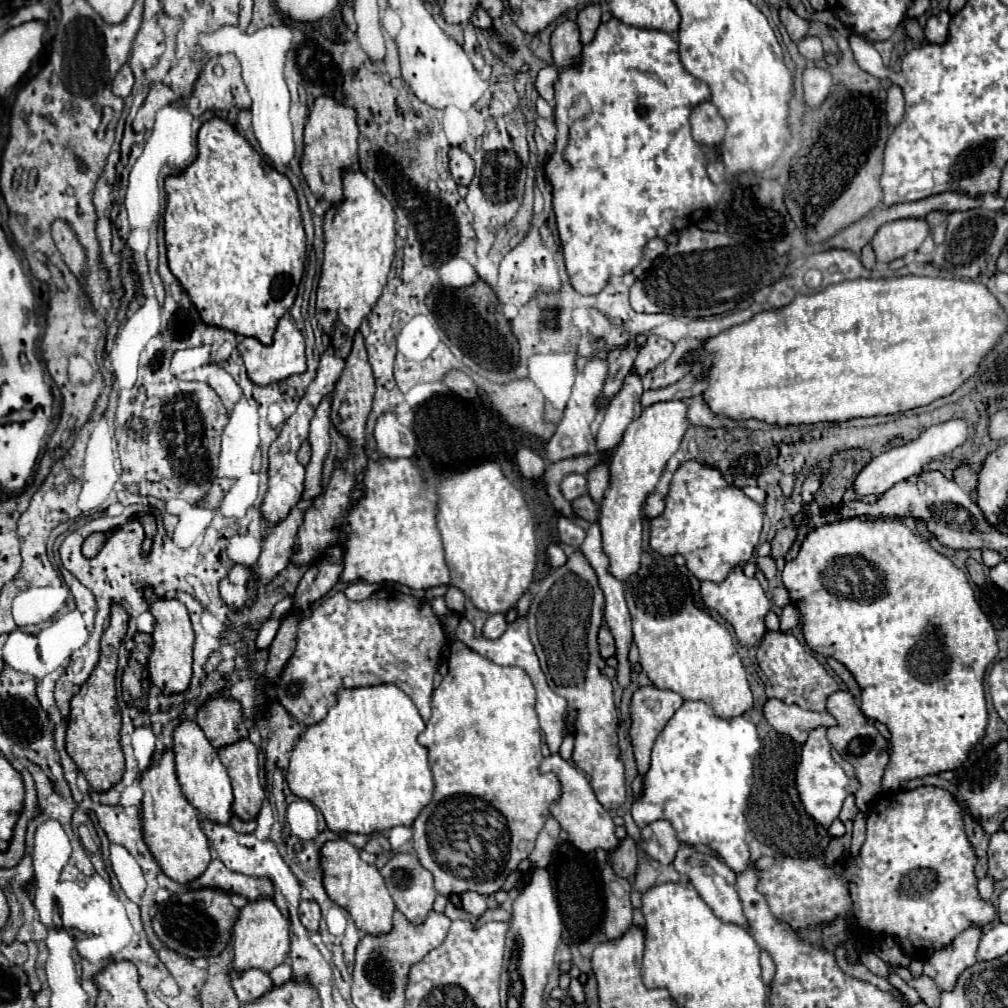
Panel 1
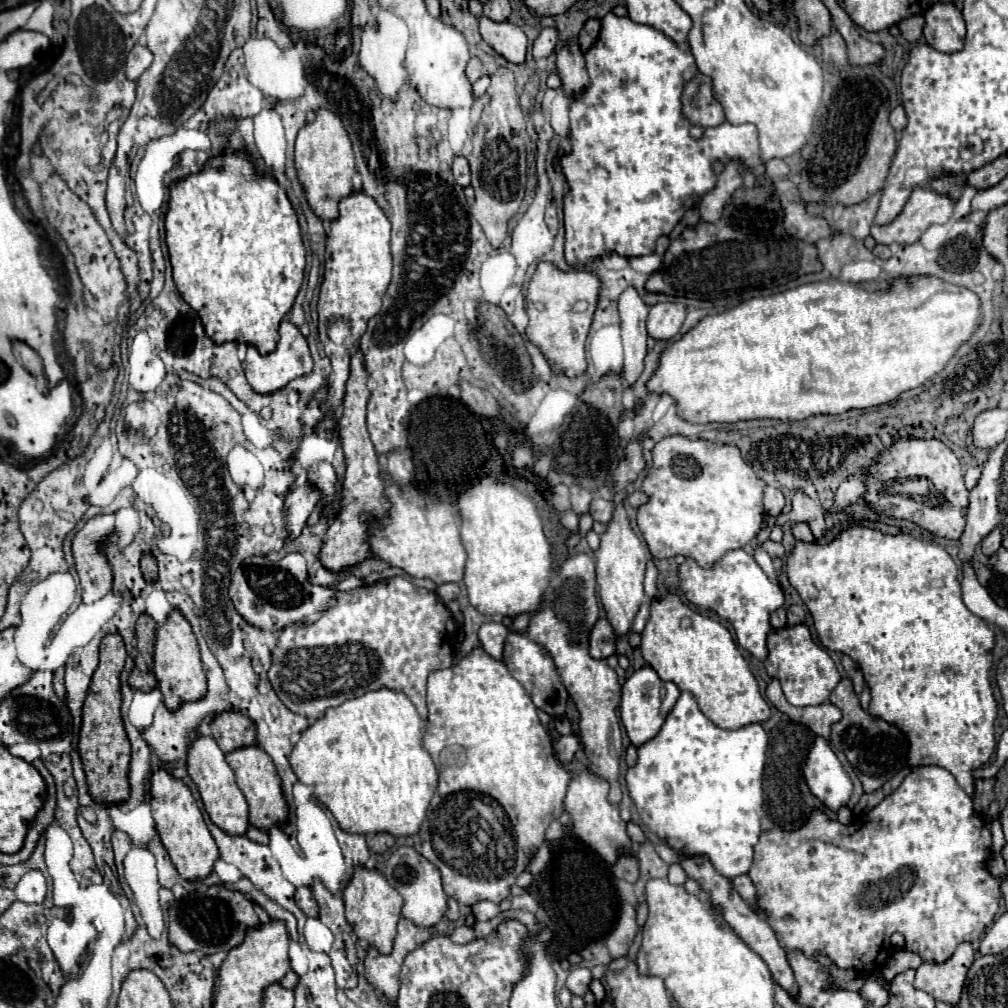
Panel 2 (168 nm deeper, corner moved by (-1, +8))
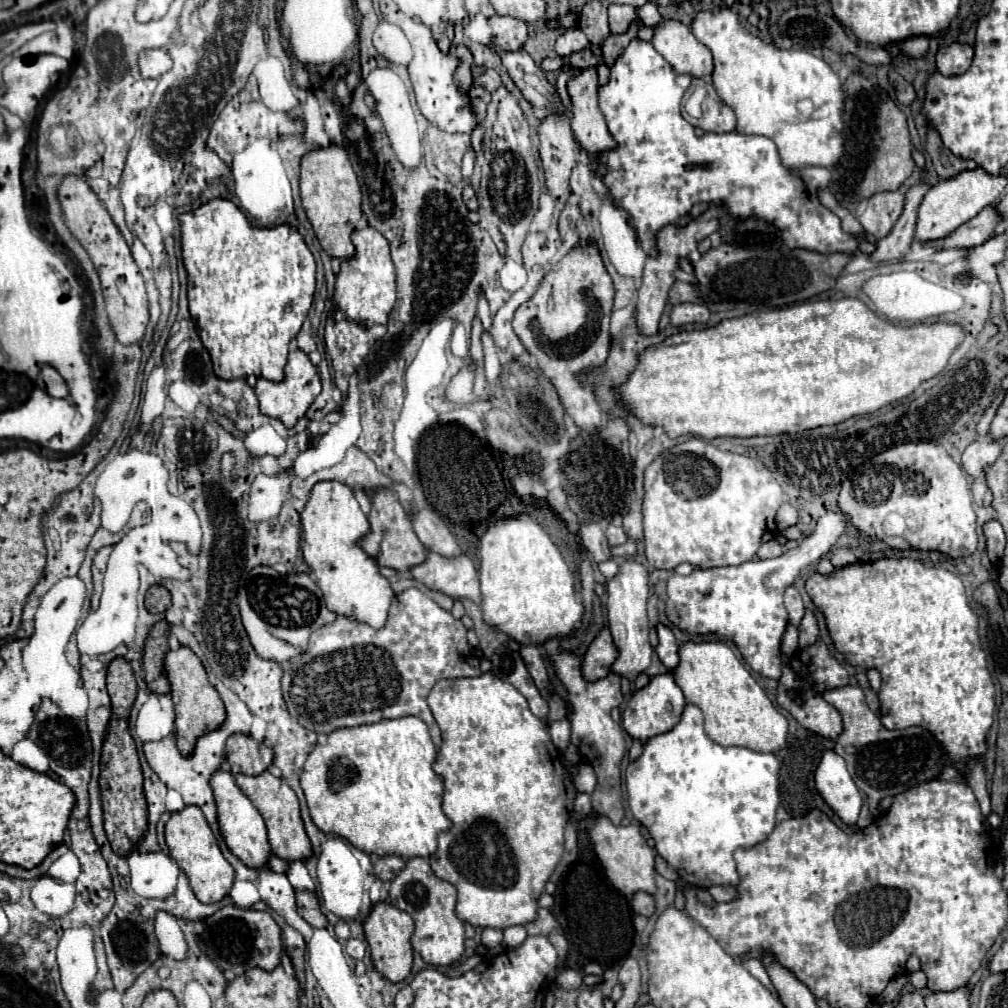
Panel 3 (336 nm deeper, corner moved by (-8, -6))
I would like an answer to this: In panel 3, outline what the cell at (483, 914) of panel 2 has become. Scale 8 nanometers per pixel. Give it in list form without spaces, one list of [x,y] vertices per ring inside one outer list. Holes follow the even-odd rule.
[[[485,928],[481,938],[483,938],[483,944],[485,944],[487,948],[497,948],[497,946],[501,946],[503,932],[501,932],[501,930],[495,930],[495,928]]]

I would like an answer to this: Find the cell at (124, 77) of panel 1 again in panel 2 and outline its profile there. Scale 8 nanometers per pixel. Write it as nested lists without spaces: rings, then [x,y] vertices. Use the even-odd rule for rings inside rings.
[[[136,44],[126,58],[126,78],[138,80],[150,64],[152,64],[152,52],[144,44]]]

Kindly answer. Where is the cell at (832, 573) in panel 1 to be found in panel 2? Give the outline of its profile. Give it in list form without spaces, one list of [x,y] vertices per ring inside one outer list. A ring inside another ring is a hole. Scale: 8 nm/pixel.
[[[850,526],[846,530],[842,530],[832,542],[828,544],[808,544],[808,542],[796,542],[792,554],[788,556],[786,562],[786,574],[790,584],[794,586],[794,590],[800,594],[800,598],[804,600],[804,604],[808,606],[812,620],[814,620],[814,628],[816,634],[822,642],[824,648],[828,650],[836,650],[836,652],[844,652],[848,654],[862,670],[866,684],[870,688],[870,708],[868,712],[886,720],[888,724],[896,724],[896,728],[900,728],[908,740],[910,740],[910,748],[908,748],[908,760],[906,764],[910,768],[918,768],[918,766],[928,766],[928,764],[936,764],[942,768],[948,768],[948,772],[952,772],[958,780],[958,784],[972,796],[974,792],[974,780],[972,780],[972,770],[986,764],[988,758],[994,752],[996,740],[994,740],[994,720],[996,720],[996,702],[992,696],[992,688],[990,688],[990,666],[992,666],[992,648],[994,648],[994,632],[986,626],[984,620],[980,620],[978,616],[974,616],[964,600],[962,600],[962,588],[960,588],[960,578],[958,578],[958,566],[956,562],[950,558],[950,554],[942,548],[936,546],[932,542],[924,542],[912,534],[904,534],[898,532],[896,536],[884,534],[876,528],[866,528],[866,526]]]

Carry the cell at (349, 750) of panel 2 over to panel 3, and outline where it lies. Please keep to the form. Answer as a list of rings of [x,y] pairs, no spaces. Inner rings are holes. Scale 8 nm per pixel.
[[[405,716],[397,720],[381,720],[371,726],[339,728],[327,736],[325,744],[317,744],[307,756],[301,772],[301,788],[313,824],[325,832],[349,840],[367,854],[401,856],[411,860],[431,856],[437,850],[437,836],[451,828],[451,820],[441,810],[443,782],[433,772],[437,748],[423,720]]]

